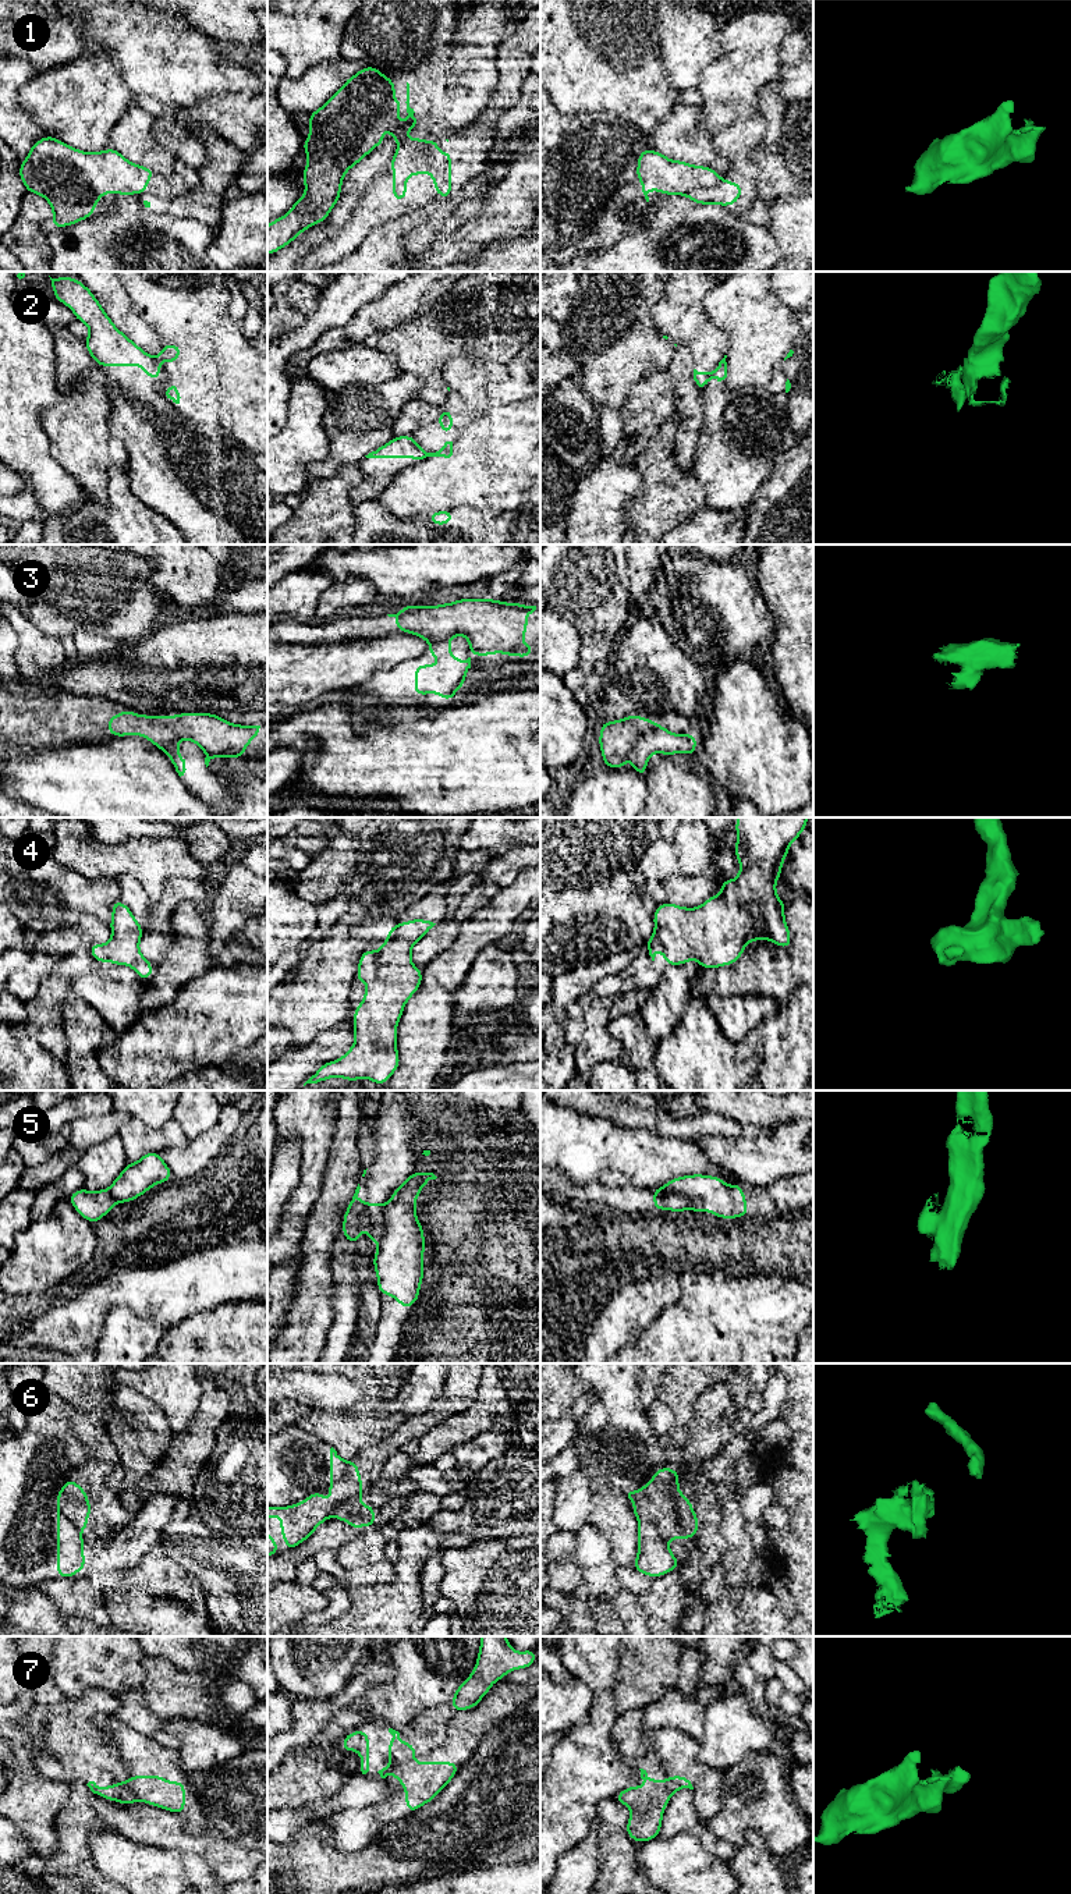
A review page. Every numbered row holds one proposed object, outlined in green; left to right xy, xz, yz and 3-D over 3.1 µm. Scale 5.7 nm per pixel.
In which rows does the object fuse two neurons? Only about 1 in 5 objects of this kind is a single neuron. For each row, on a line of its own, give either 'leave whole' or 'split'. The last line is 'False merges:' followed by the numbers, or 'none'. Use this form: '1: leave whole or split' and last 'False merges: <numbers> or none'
1: split
2: split
3: split
4: leave whole
5: split
6: split
7: split
False merges: 1, 2, 3, 5, 6, 7

